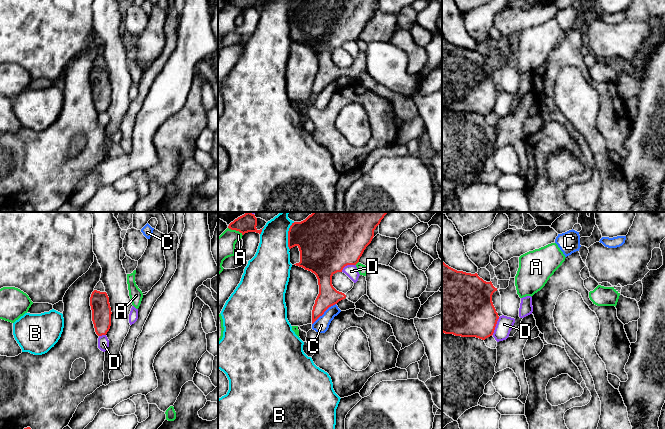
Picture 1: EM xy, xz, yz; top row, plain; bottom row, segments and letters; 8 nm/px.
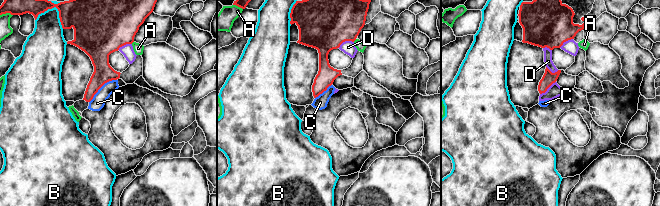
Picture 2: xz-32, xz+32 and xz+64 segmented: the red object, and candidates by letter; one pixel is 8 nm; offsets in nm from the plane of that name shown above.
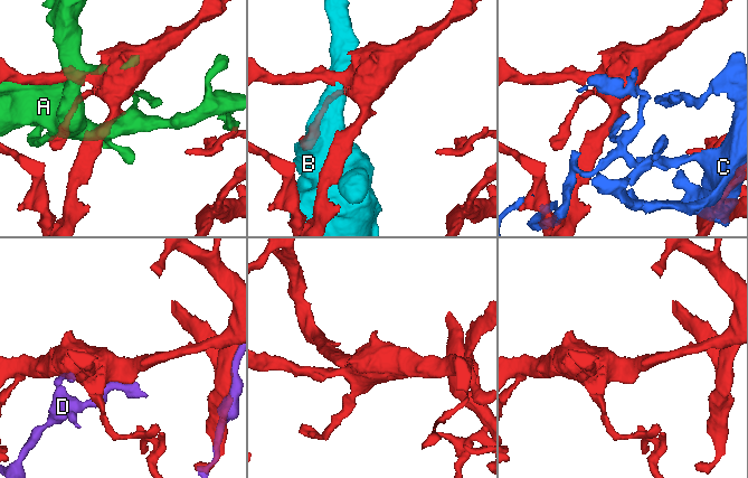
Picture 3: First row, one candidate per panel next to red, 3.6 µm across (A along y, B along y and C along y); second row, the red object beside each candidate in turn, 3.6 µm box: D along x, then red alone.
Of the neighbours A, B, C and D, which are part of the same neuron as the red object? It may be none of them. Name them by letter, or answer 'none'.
none

